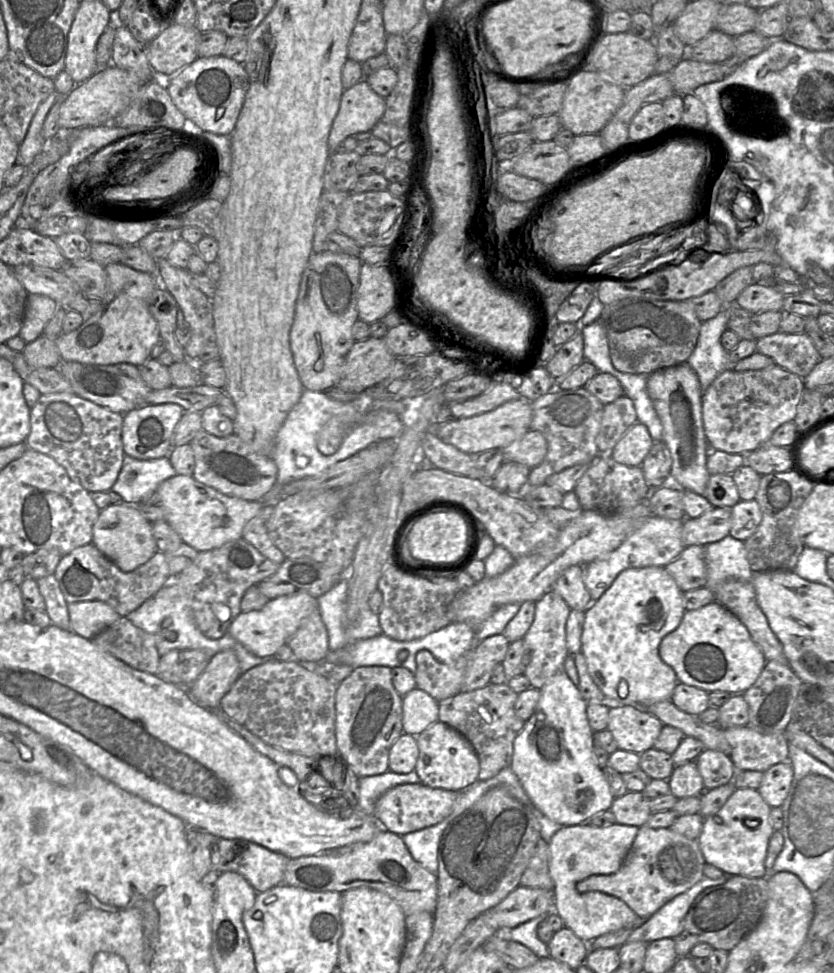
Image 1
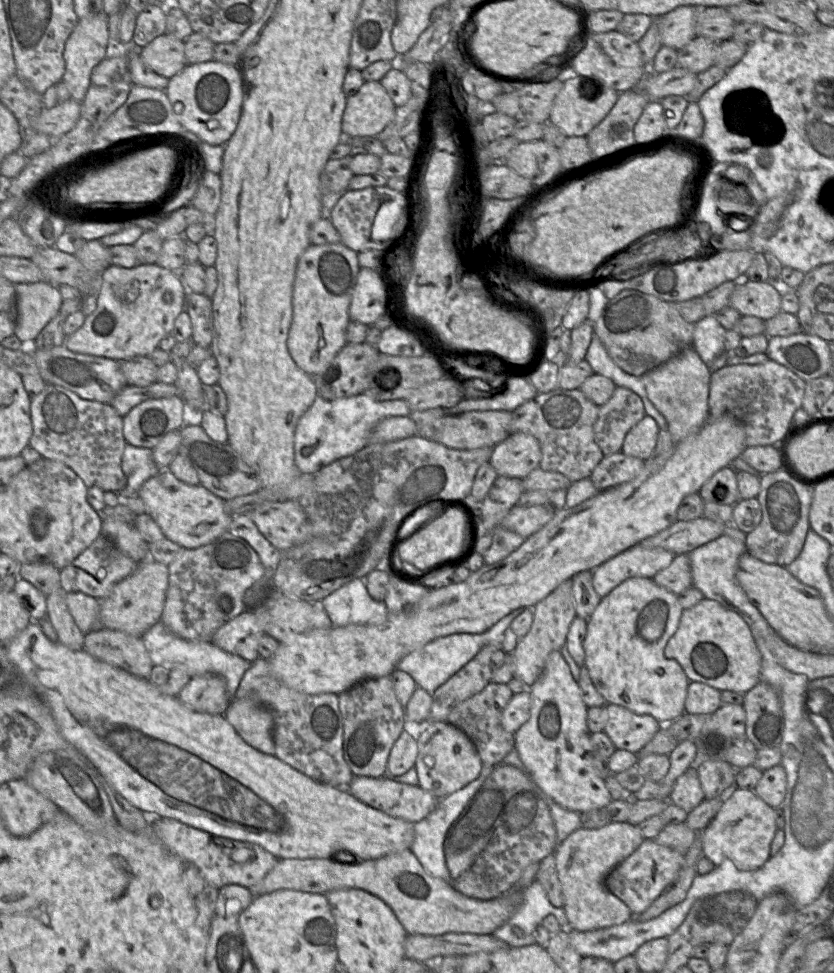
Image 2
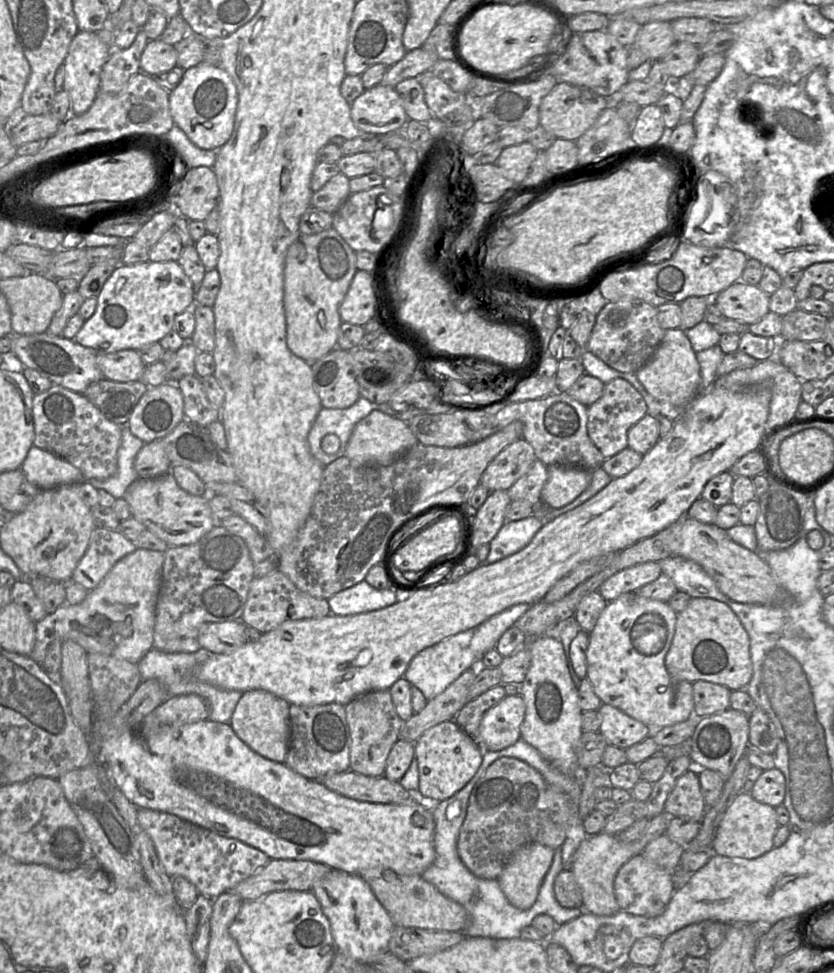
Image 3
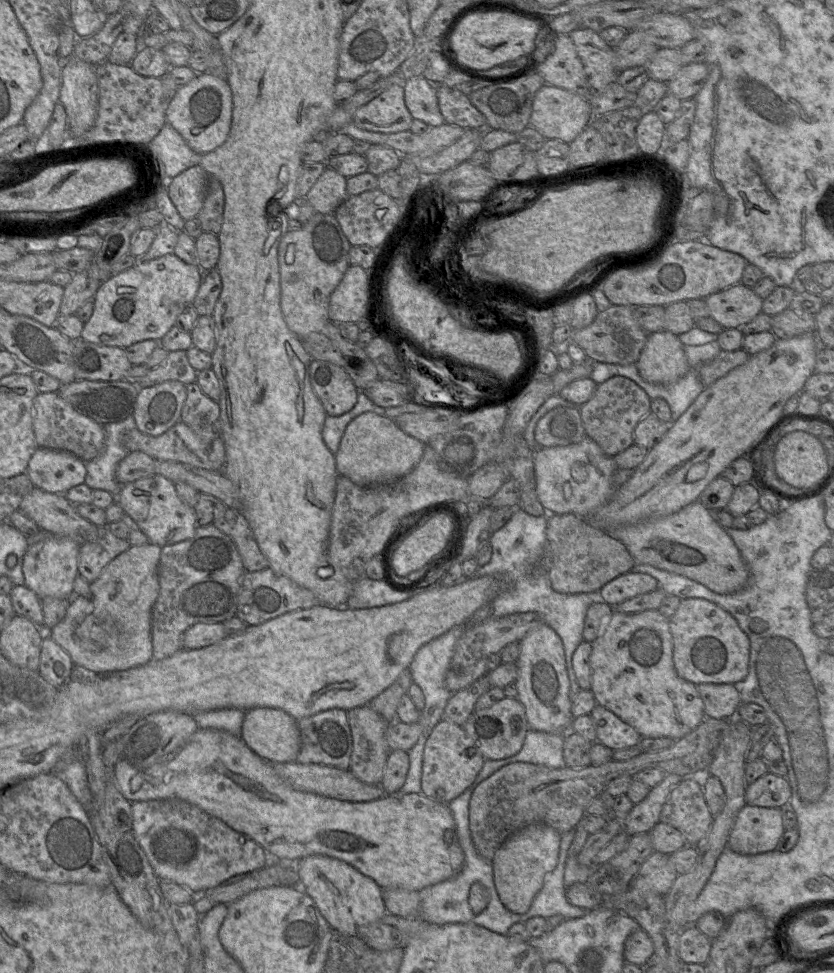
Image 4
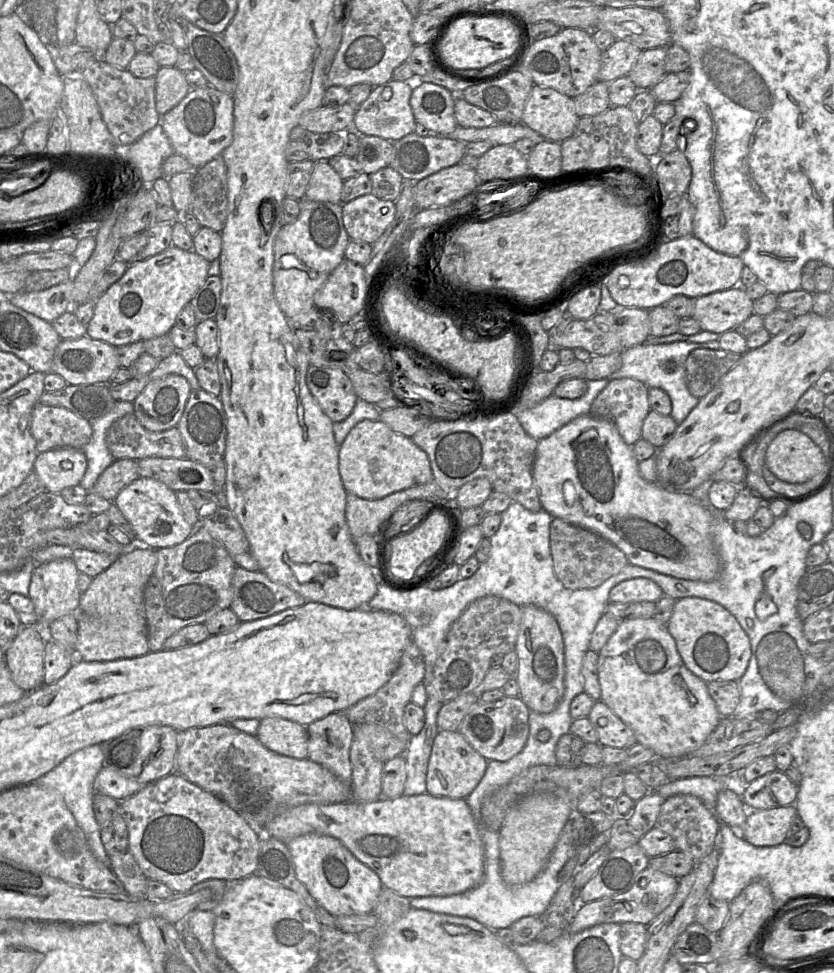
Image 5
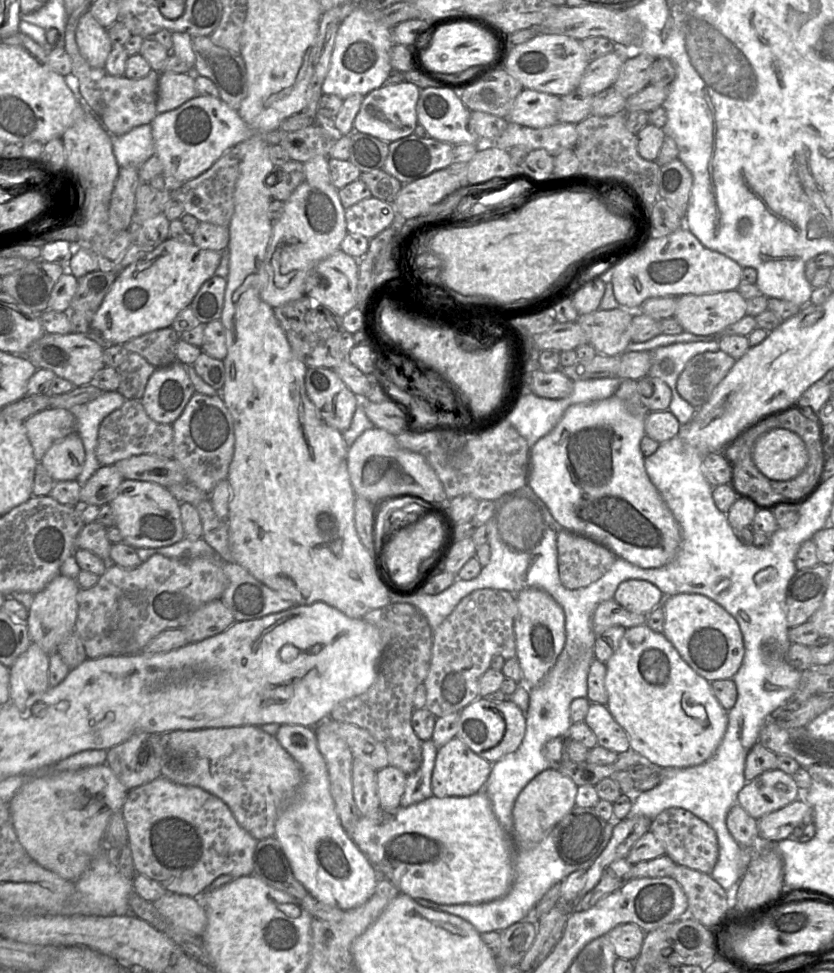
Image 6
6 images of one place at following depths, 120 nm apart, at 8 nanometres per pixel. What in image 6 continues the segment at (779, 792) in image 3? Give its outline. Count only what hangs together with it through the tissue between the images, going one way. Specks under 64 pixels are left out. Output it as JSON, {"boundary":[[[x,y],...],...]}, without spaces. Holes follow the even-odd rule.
{"boundary":[[[775,769],[746,782],[738,794],[737,803],[749,815],[759,820],[800,799],[802,794],[792,775]]]}

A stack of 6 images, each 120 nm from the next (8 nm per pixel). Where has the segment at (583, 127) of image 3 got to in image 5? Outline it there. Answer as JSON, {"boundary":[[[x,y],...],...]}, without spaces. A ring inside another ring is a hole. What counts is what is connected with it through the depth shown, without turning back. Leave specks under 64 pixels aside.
{"boundary":[[[539,85],[533,86],[522,115],[522,123],[557,143],[574,134],[579,119],[573,98]]]}

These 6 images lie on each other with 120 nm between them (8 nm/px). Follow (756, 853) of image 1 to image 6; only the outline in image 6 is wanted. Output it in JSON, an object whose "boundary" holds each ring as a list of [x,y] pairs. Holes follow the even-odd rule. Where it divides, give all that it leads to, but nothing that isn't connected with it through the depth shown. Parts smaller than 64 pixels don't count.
{"boundary":[[[801,797],[758,820],[760,840],[762,842],[779,842],[791,838],[795,827],[808,822],[812,822],[812,808]]]}

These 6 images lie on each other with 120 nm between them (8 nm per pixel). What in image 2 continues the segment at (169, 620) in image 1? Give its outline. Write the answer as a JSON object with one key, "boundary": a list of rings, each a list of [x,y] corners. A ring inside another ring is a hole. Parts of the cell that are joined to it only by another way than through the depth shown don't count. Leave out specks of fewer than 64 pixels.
{"boundary":[[[161,621],[151,626],[141,637],[154,666],[176,665],[186,671],[191,678],[203,674],[219,675],[226,682],[227,691],[231,700],[234,698],[245,671],[251,665],[249,661],[222,650],[212,642],[182,639],[170,632]]]}

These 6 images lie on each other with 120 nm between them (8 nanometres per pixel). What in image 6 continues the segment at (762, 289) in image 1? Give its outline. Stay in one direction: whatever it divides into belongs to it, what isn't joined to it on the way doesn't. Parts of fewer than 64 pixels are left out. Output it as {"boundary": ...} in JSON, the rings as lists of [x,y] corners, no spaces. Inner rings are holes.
{"boundary":[[[737,290],[677,297],[674,318],[684,332],[707,336],[716,334],[742,319],[747,300]]]}

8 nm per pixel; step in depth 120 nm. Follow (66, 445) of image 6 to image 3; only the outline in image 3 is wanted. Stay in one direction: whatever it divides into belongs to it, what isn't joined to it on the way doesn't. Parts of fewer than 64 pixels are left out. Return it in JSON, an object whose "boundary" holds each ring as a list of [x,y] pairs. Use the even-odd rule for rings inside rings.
{"boundary":[[[34,445],[29,449],[21,470],[27,480],[40,489],[87,481],[71,463]]]}

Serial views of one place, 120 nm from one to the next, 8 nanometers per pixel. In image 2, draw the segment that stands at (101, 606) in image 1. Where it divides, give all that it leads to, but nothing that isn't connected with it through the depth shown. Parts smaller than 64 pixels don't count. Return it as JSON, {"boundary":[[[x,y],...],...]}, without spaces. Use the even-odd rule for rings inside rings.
{"boundary":[[[67,592],[65,598],[71,615],[83,633],[98,626],[100,600],[82,592]]]}

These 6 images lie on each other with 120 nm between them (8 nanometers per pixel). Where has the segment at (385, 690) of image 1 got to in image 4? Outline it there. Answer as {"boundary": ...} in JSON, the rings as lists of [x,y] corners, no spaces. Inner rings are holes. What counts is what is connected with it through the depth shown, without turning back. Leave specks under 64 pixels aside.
{"boundary":[[[369,705],[347,711],[352,736],[349,771],[360,781],[381,783],[390,749],[386,740],[389,723]]]}

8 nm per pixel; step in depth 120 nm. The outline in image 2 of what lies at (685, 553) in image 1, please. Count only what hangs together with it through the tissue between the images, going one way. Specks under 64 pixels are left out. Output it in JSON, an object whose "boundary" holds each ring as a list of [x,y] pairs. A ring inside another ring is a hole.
{"boundary":[[[688,554],[676,555],[667,568],[659,571],[653,577],[653,581],[675,595],[692,587],[692,571]]]}

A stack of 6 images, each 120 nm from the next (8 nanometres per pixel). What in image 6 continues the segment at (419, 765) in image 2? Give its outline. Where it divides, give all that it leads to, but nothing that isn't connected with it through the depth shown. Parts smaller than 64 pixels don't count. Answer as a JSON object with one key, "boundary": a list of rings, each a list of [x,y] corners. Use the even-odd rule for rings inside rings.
{"boundary":[[[454,737],[438,748],[431,777],[432,795],[435,797],[466,797],[483,791],[492,771],[492,764],[477,755],[463,741]]]}

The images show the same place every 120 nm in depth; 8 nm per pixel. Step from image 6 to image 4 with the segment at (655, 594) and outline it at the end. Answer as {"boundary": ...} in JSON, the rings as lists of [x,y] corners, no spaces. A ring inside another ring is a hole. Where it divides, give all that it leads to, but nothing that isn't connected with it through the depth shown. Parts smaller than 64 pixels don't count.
{"boundary":[[[629,571],[606,583],[599,592],[604,602],[616,607],[625,600],[655,591],[658,588],[658,581],[651,575]]]}

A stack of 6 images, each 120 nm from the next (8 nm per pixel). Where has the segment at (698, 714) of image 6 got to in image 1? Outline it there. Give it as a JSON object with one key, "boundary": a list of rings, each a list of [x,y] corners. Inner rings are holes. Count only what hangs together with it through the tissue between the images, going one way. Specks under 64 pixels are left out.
{"boundary":[[[659,566],[622,571],[604,594],[588,606],[581,636],[581,652],[590,676],[605,695],[607,703],[647,710],[654,703],[671,700],[679,681],[675,671],[661,660],[659,645],[667,634],[678,628],[685,612],[684,592],[665,567]]]}

